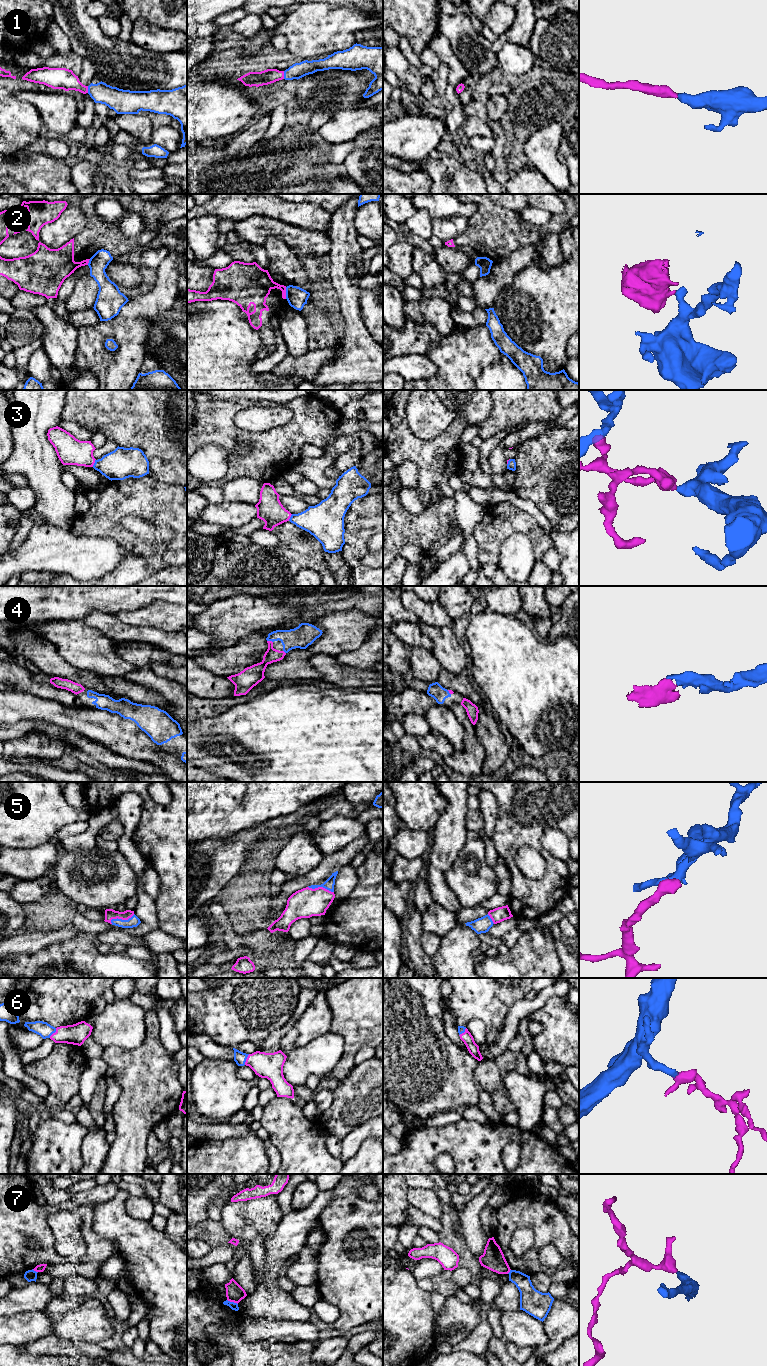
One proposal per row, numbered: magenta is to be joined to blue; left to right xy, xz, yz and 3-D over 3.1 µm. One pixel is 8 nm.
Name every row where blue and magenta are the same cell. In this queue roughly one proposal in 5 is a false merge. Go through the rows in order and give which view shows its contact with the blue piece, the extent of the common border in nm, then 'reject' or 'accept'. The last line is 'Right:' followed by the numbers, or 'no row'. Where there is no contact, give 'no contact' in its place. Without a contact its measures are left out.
1: contact in xz; length 60 nm; accept
2: contact in xz; length 100 nm; reject
3: contact in xy; length 70 nm; accept
4: contact in xz; length 50 nm; accept
5: contact in xy; length 220 nm; accept
6: contact in xy; length 100 nm; accept
7: contact in xz; length 100 nm; reject
Right: 1, 3, 4, 5, 6

